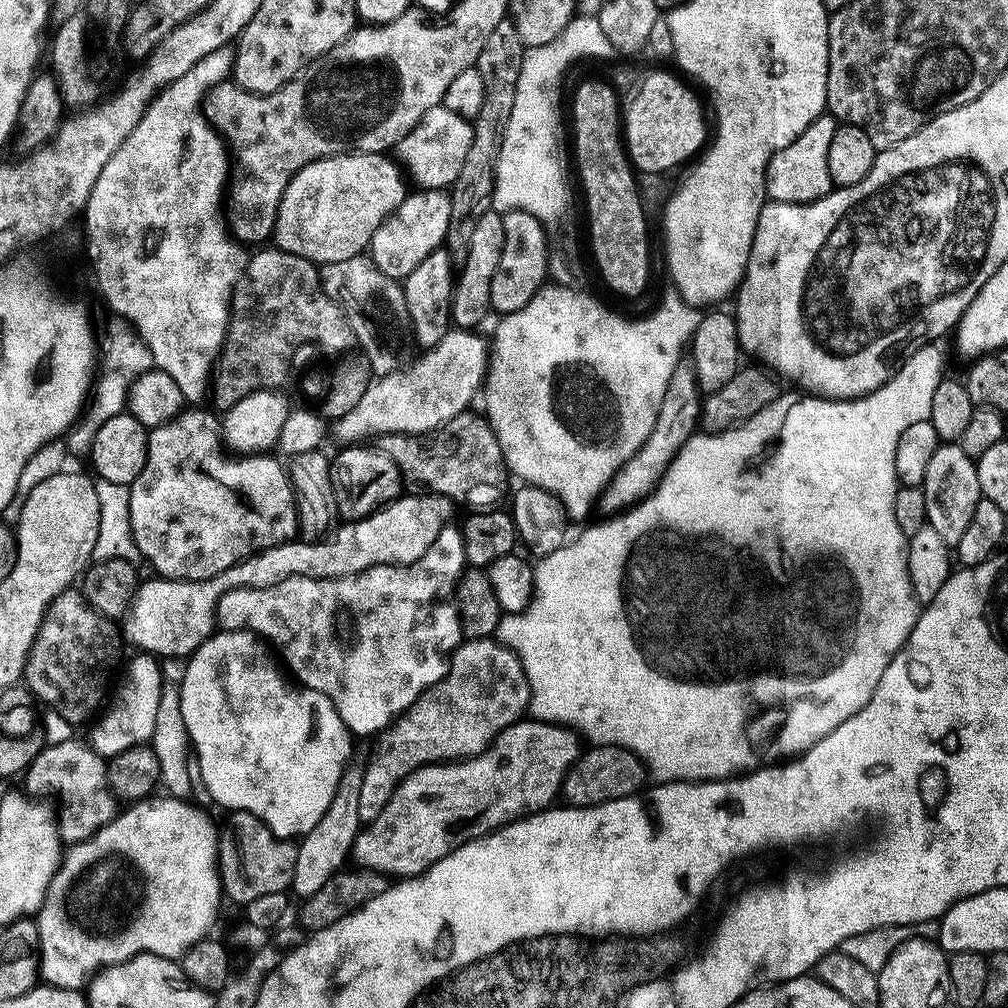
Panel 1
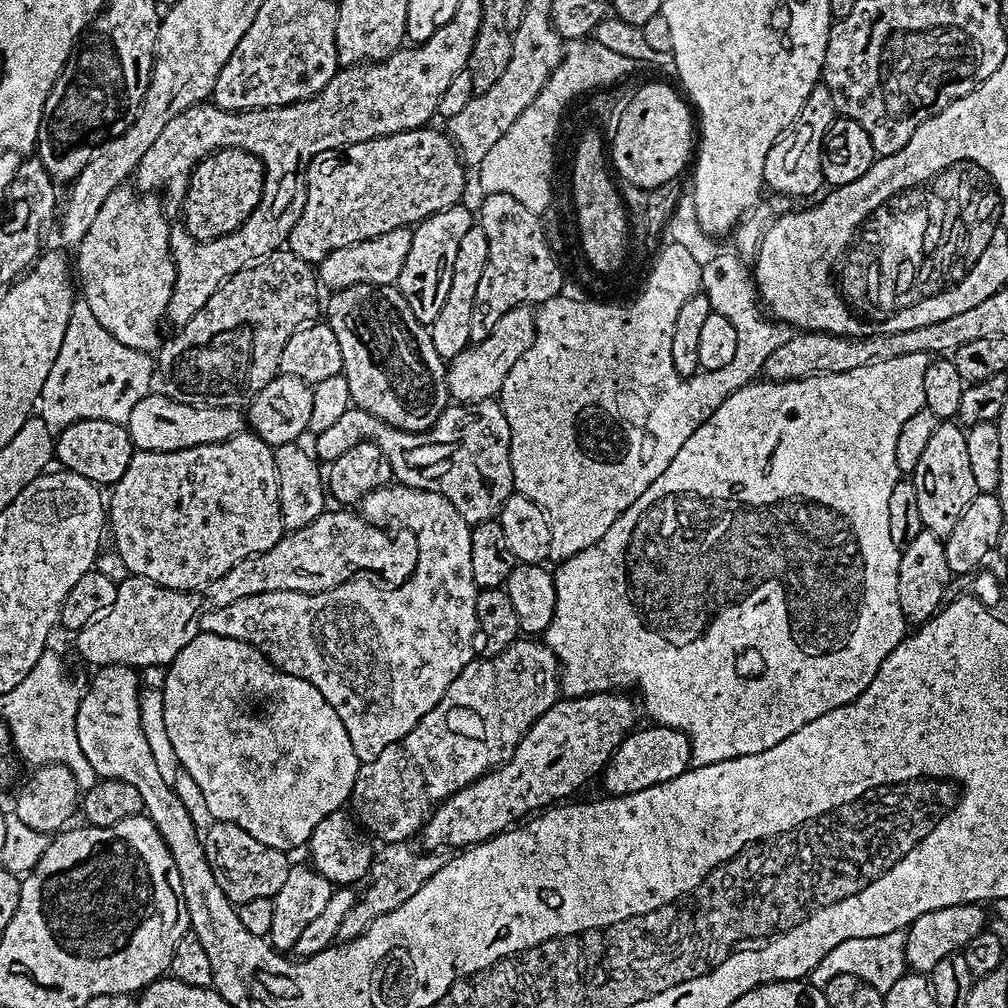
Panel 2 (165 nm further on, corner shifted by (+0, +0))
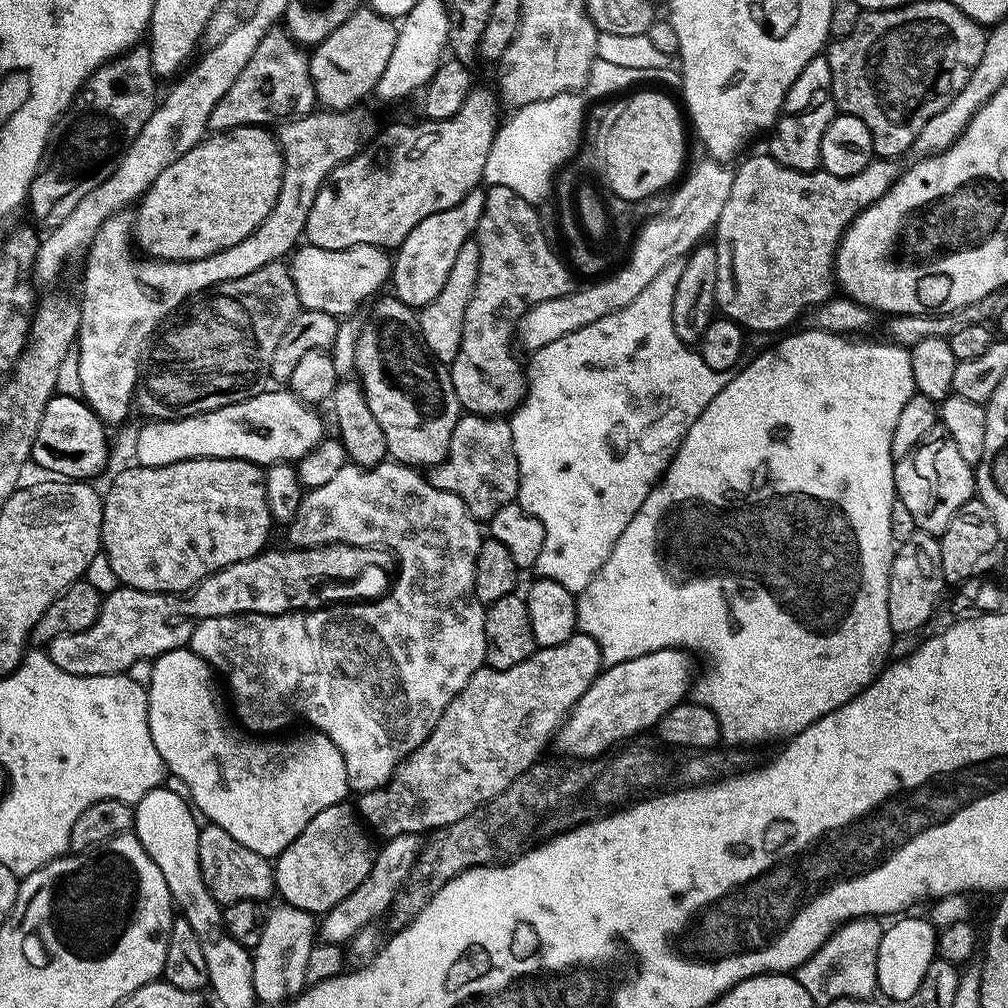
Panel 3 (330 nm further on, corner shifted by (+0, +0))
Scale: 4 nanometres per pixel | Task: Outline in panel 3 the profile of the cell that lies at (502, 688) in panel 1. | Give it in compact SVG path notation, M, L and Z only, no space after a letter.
M577 631L575 636L566 638L566 642L562 642L562 646L537 648L530 658L526 658L526 662L518 662L518 666L510 666L510 670L498 670L487 666L478 669L470 678L470 682L466 682L466 686L462 686L460 693L452 699L450 706L446 706L442 718L438 718L438 722L434 726L434 730L426 738L426 742L422 742L422 746L418 746L418 750L414 750L408 755L407 760L388 779L388 783L382 788L375 788L359 797L358 815L360 820L373 833L376 831L380 838L391 838L402 834L428 834L435 829L445 828L448 824L466 818L466 814L470 814L475 808L481 808L484 804L489 804L495 796L502 794L502 790L509 788L527 768L532 767L543 757L540 755L543 754L544 747L547 744L549 747L553 743L556 731L560 729L564 719L568 716L568 711L578 702L578 698L582 698L582 694L586 694L586 690L590 690L590 686L596 681L596 677L600 675L601 671L602 661L598 644L594 642L594 638L590 638L582 631Z

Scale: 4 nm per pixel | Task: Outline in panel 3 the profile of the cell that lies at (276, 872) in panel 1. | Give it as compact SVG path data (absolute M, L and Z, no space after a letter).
M208 822L201 827L198 838L198 862L200 863L200 873L210 890L210 894L221 906L233 904L239 900L264 902L267 901L268 895L272 896L276 892L273 861L262 854L254 854L254 850L246 850L246 846L242 846L242 842L234 842L234 838L230 838L230 834L226 834L226 830L222 830L222 826L217 824Z

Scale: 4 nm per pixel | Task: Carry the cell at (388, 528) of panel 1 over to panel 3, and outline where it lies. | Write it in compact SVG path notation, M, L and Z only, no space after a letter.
M328 544L318 548L284 546L281 552L265 550L249 560L234 562L201 580L187 594L143 592L137 588L118 586L103 597L94 626L78 630L78 634L62 634L62 638L54 638L54 642L47 644L46 651L54 666L58 666L58 670L66 670L66 674L75 676L124 674L132 670L128 668L134 667L139 660L151 662L170 650L185 647L191 641L196 627L206 618L303 612L315 605L316 596L326 595L328 584L334 583L335 580L362 580L370 572L376 572L382 578L386 577L388 571L389 574L393 571L391 559L393 560L393 557L382 548L363 548L361 545Z

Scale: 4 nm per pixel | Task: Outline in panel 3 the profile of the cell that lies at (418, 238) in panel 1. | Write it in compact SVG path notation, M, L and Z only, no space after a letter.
M373 244L346 250L322 250L300 246L291 253L290 271L301 309L318 310L337 318L347 318L363 300L371 301L380 287L387 285L392 271L389 253Z

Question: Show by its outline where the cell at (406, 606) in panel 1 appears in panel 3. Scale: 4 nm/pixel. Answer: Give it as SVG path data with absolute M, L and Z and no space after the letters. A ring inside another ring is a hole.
M385 462L375 464L372 468L359 468L357 464L345 463L344 468L338 470L338 474L334 474L334 478L330 478L330 482L326 482L326 486L316 487L305 493L299 504L298 514L287 525L286 532L288 532L289 538L287 541L291 547L297 548L346 544L361 545L363 548L382 548L395 555L402 554L402 572L395 573L397 576L396 581L392 584L392 593L384 595L381 600L376 600L373 604L340 604L337 608L321 607L320 610L324 614L324 620L320 620L320 632L324 632L324 660L316 660L316 664L308 664L308 660L304 660L304 656L308 656L308 652L312 652L312 648L316 648L316 644L320 644L320 640L308 640L308 632L312 632L312 628L316 628L316 624L312 624L312 620L300 620L300 624L292 624L292 620L280 620L280 624L284 624L284 628L276 628L276 620L272 620L272 628L268 628L268 620L238 620L235 616L206 618L194 630L190 641L192 652L212 665L213 669L222 677L227 695L230 697L231 711L234 713L235 719L249 733L280 734L285 731L283 728L287 724L292 724L295 720L309 720L312 723L309 725L315 731L326 734L326 738L330 738L330 742L334 742L334 746L338 746L338 750L342 754L342 762L346 762L348 786L353 793L363 794L375 788L382 788L388 783L388 779L396 773L397 768L407 760L408 755L414 750L418 750L418 746L422 746L422 742L426 742L426 738L434 730L438 718L442 718L446 706L450 706L450 702L460 693L462 686L466 686L466 682L470 682L470 678L478 669L485 667L485 605L480 603L474 590L474 566L482 539L480 528L481 525L478 521L466 510L462 498L438 490L434 485L429 484L417 469L409 465ZM300 628L304 628L304 640L288 640L288 636L296 636L296 632L300 632Z

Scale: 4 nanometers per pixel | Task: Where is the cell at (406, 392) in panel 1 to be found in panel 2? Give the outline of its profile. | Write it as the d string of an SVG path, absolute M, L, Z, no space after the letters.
M531 307L511 308L506 314L502 314L502 318L498 318L498 326L490 330L486 339L475 341L447 365L446 383L449 397L462 404L493 399L506 382L506 374L514 370L514 362L518 362L518 358L526 354L535 333L536 318Z

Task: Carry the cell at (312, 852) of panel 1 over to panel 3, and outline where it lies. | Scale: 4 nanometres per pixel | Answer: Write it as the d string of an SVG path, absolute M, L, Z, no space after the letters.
M285 902L278 904L264 919L262 938L258 938L258 946L251 949L252 985L261 1005L283 1005L289 998L295 998L304 991L310 952L318 943L318 920L315 915Z

